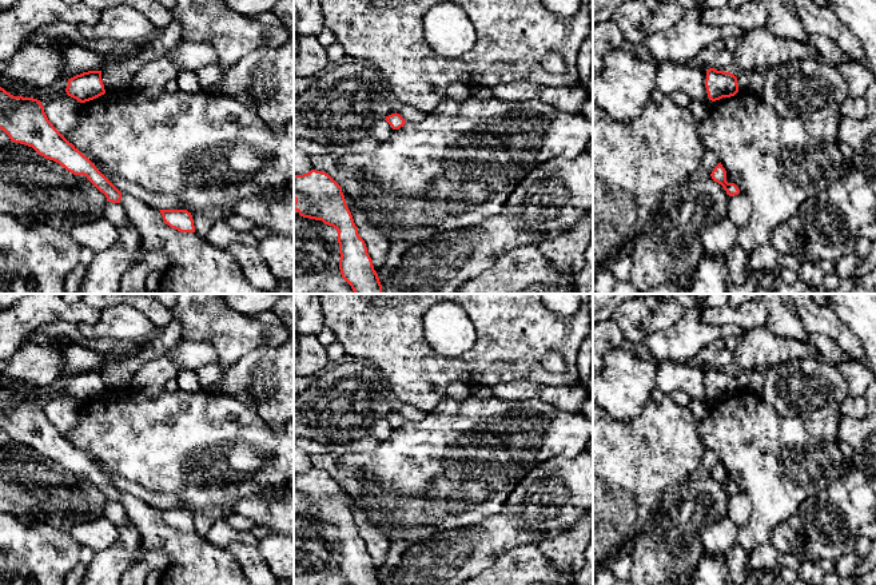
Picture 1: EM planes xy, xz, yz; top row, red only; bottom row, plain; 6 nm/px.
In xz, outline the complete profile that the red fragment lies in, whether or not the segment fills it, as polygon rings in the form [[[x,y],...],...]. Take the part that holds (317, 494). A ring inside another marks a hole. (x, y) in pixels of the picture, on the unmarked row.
[[[326,471],[294,474],[294,509],[338,530],[339,569],[350,585],[382,585],[365,540],[358,533],[342,486]]]

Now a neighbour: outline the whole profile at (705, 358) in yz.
[[[708,346],[701,349],[693,358],[693,363],[701,366],[704,370],[714,366],[716,355],[717,355],[716,346]]]

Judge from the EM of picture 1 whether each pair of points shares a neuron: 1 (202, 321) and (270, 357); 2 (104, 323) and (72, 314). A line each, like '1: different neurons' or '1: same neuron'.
1: different neurons
2: different neurons

